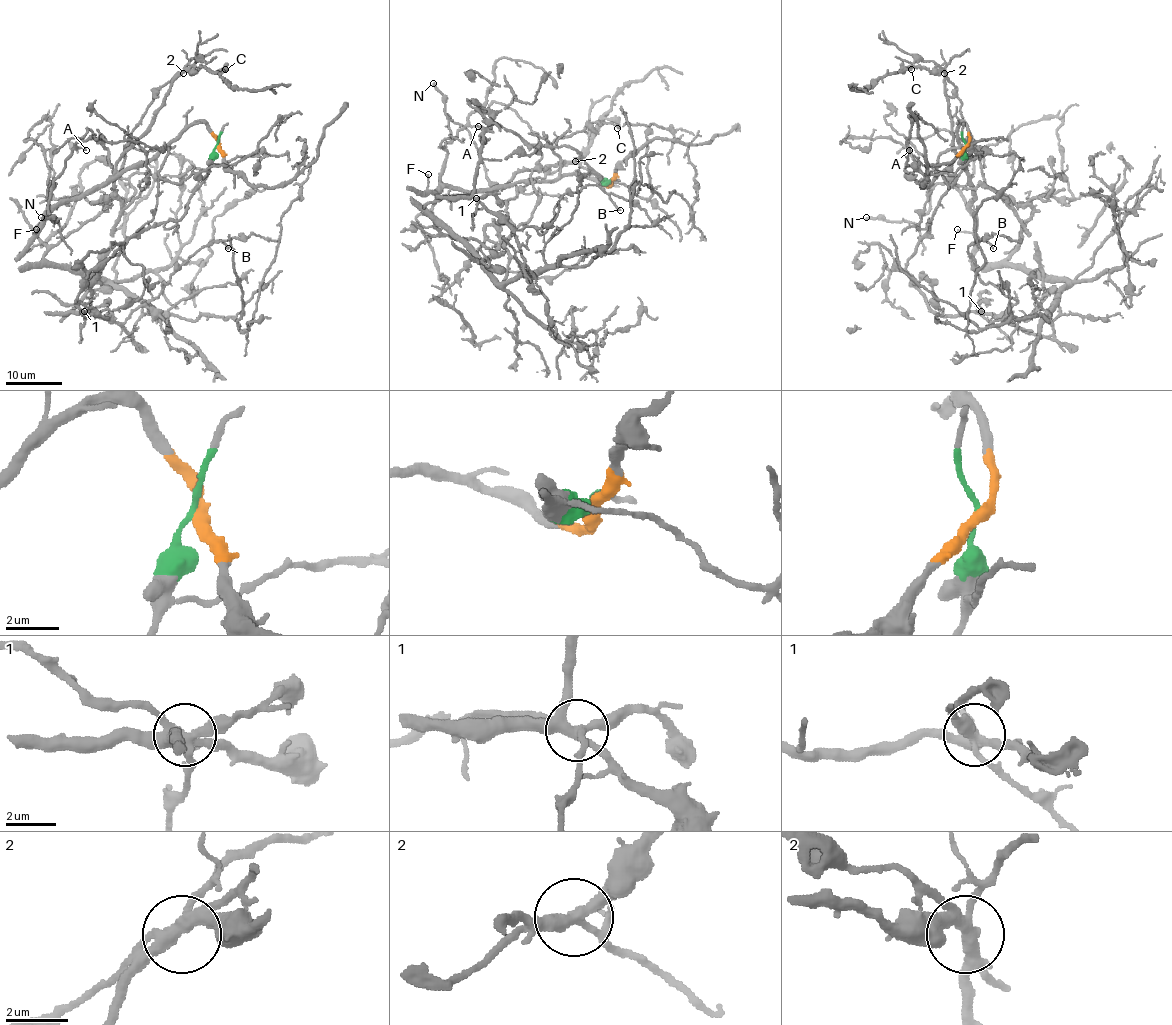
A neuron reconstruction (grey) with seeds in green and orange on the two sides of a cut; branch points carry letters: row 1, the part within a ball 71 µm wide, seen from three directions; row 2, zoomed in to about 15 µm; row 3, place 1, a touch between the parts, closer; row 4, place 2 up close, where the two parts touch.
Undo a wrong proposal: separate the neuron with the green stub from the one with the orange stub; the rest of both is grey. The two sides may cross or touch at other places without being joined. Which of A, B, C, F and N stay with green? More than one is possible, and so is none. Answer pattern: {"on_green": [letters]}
{"on_green": ["B"]}

